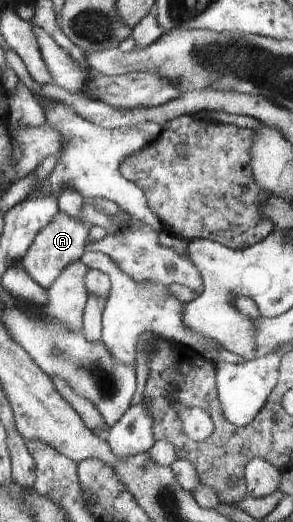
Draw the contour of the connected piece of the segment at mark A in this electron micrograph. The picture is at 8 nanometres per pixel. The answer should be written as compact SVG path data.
M88 202L82 203L82 210L80 210L80 216L78 216L78 218L70 218L70 216L66 216L64 212L58 210L56 216L54 216L54 220L52 220L48 226L44 226L44 228L40 230L40 234L34 238L30 250L26 252L26 256L24 256L24 260L21 262L22 268L26 270L26 274L28 274L38 286L41 286L44 290L52 288L52 282L60 276L60 272L62 272L68 264L78 262L78 260L82 258L85 251L84 245L87 240L87 235L94 225L105 228L105 230L107 229L108 236L123 231L122 227L118 225L113 226L110 217L104 214L102 208L98 208L98 206L94 206L94 204L88 204Z

